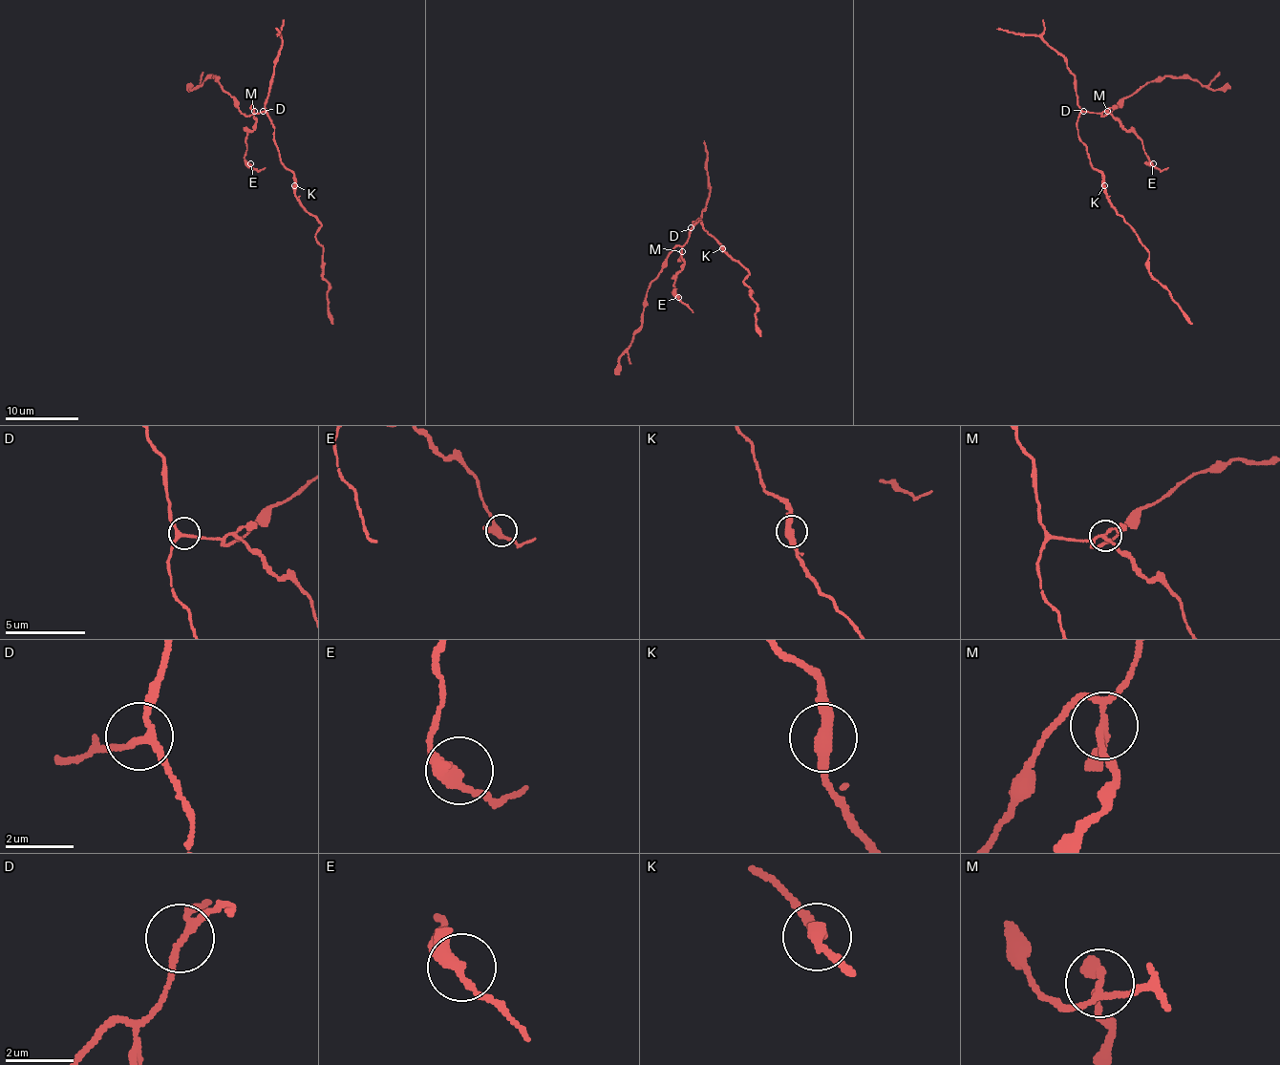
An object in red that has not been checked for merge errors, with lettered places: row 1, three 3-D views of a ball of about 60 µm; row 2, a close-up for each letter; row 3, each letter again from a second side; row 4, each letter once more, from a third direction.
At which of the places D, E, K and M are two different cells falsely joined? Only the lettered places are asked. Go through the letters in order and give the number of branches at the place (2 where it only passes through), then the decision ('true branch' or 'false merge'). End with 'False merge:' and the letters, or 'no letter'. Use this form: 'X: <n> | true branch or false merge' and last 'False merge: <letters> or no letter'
D: 3 | true branch
E: 3 | true branch
K: 2 | true branch
M: 4 | true branch
False merge: no letter

